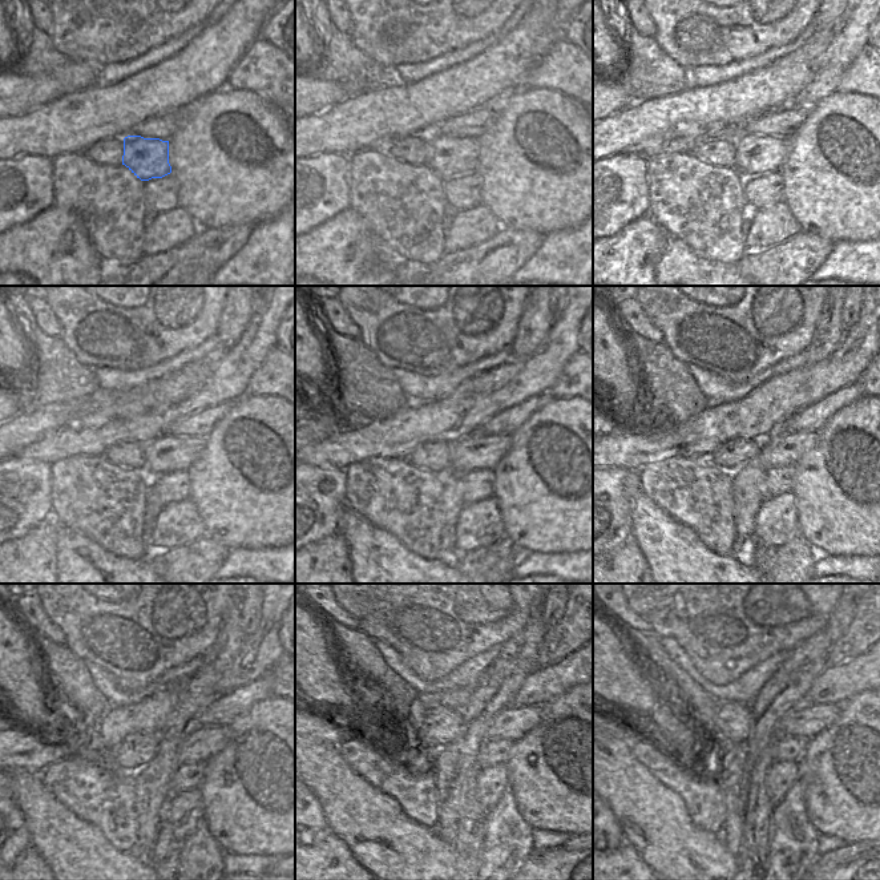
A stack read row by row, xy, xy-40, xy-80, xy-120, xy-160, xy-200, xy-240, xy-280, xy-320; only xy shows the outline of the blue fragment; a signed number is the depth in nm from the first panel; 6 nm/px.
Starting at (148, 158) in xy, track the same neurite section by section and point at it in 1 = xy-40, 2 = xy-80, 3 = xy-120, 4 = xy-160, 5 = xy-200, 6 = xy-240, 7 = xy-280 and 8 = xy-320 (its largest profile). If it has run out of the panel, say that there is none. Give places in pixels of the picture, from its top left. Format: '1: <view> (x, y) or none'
1: xy-40 (451, 157)
2: xy-80 (755, 156)
3: xy-120 (166, 453)
4: xy-160 (479, 452)
5: xy-200 (779, 449)
6: xy-240 (202, 742)
7: xy-280 (512, 723)
8: xy-320 (806, 723)

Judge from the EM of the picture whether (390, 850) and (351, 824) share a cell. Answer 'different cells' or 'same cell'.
same cell

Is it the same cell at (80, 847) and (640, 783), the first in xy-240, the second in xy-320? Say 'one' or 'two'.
one

